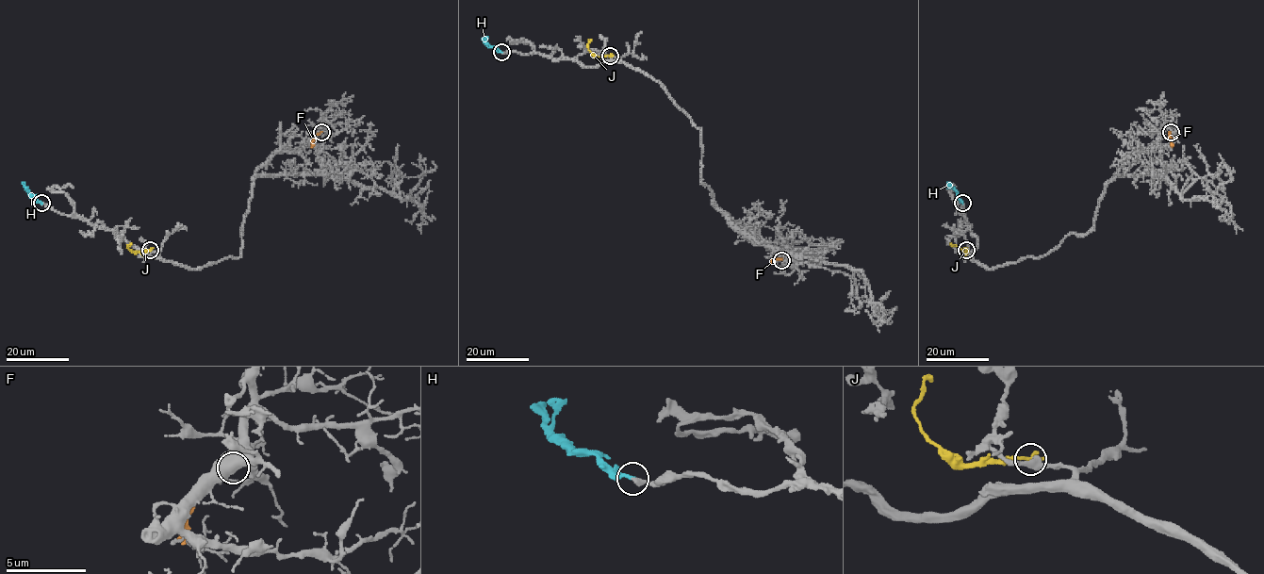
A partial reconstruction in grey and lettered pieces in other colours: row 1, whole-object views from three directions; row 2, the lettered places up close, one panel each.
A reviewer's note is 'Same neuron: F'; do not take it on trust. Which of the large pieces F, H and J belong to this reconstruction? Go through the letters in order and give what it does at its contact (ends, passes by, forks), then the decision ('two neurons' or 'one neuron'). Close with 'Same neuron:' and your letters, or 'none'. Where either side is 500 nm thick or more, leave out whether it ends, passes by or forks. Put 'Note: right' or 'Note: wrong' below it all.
F: it ends | two neurons
H: it ends | one neuron
J: it ends | two neurons
Same neuron: H
Note: wrong

